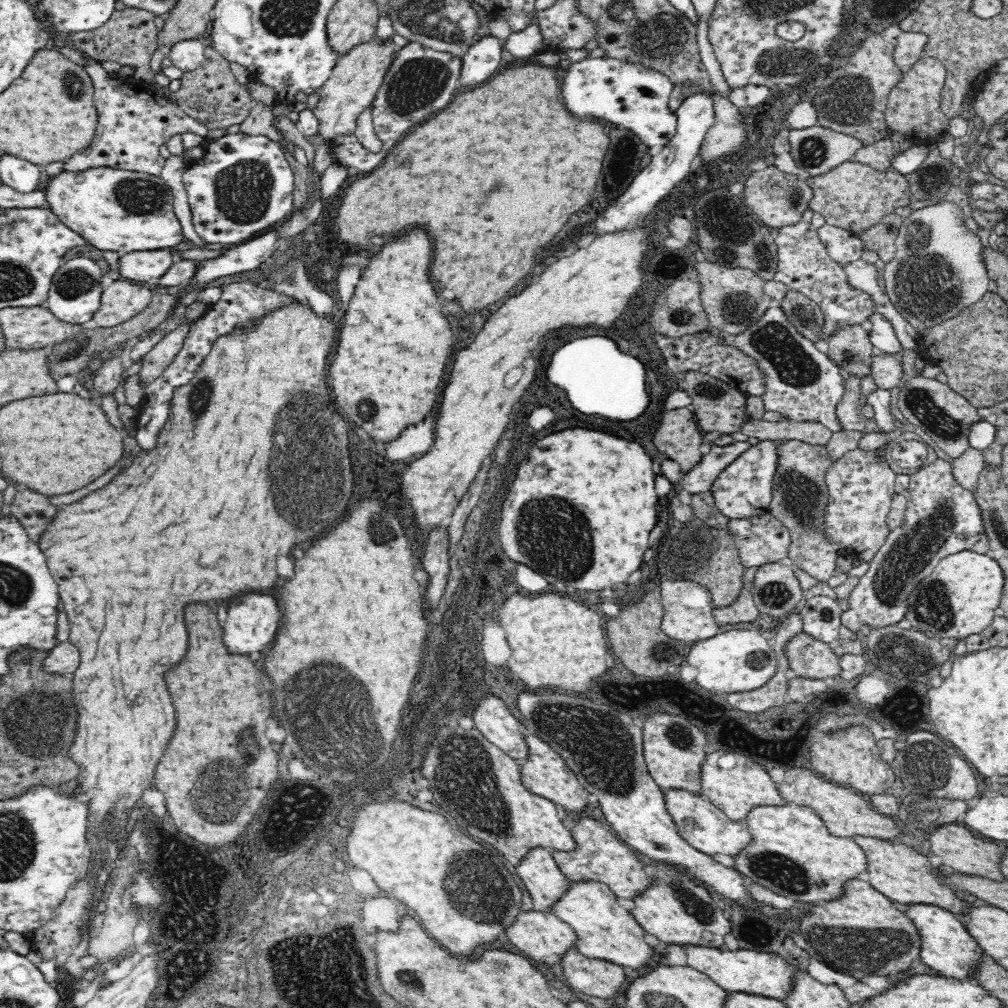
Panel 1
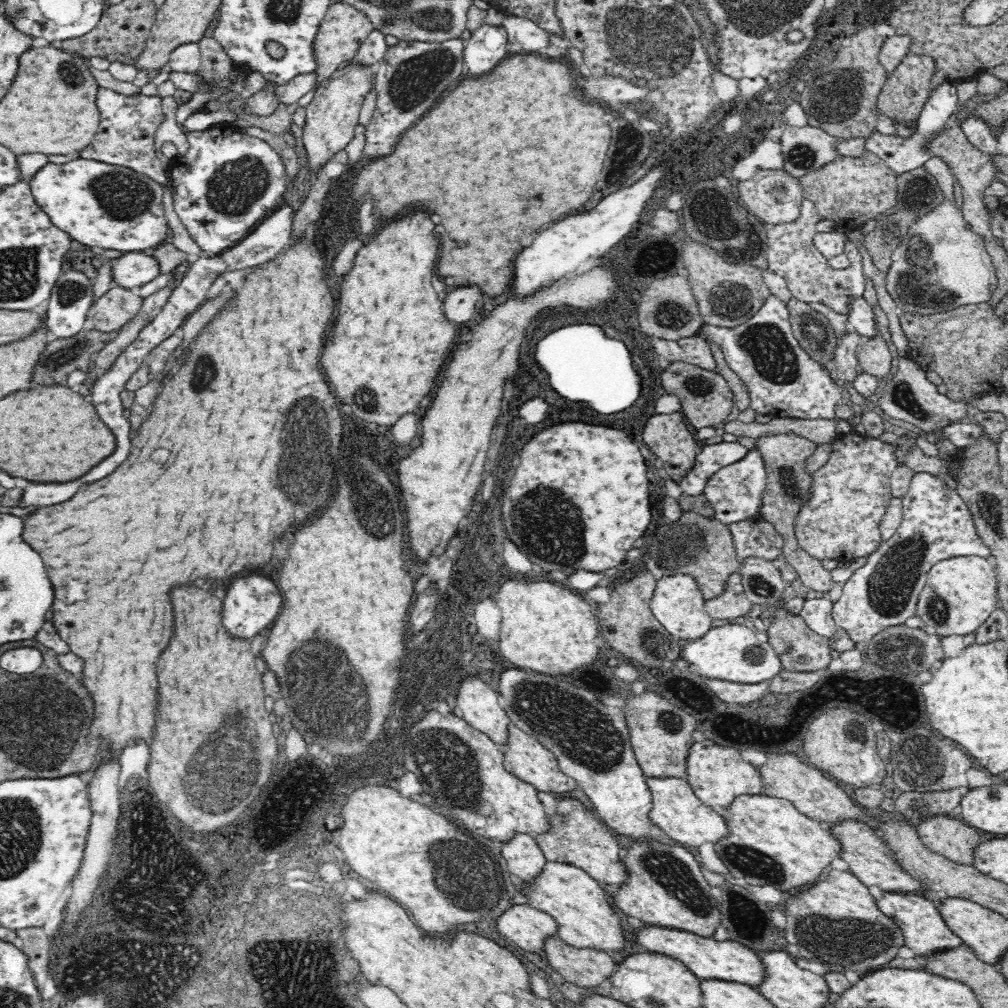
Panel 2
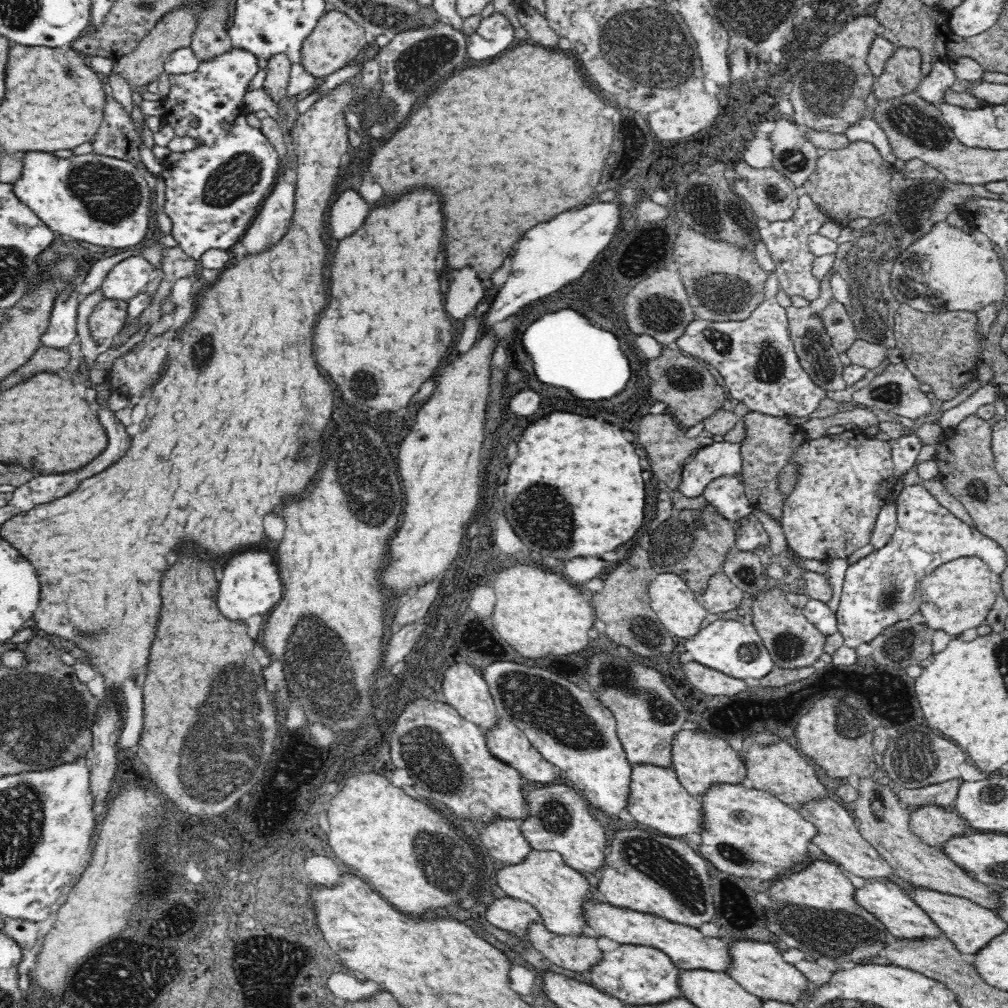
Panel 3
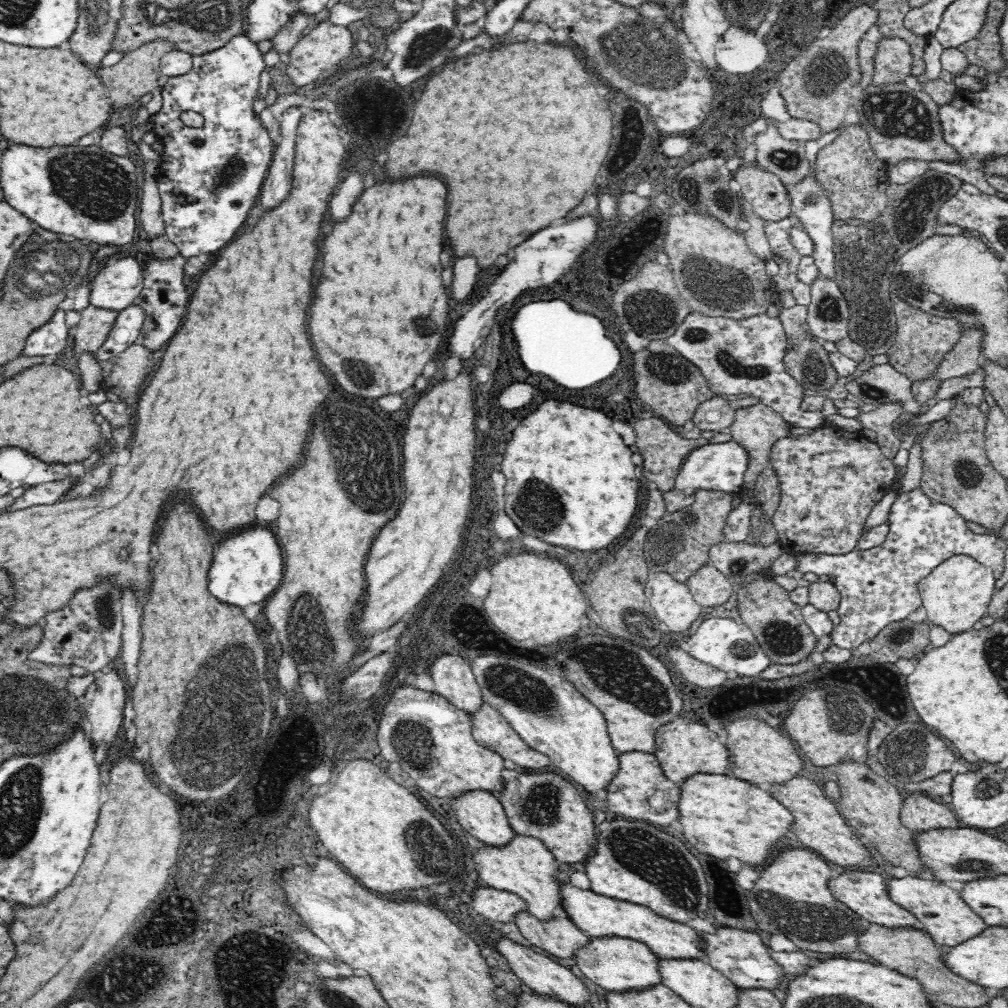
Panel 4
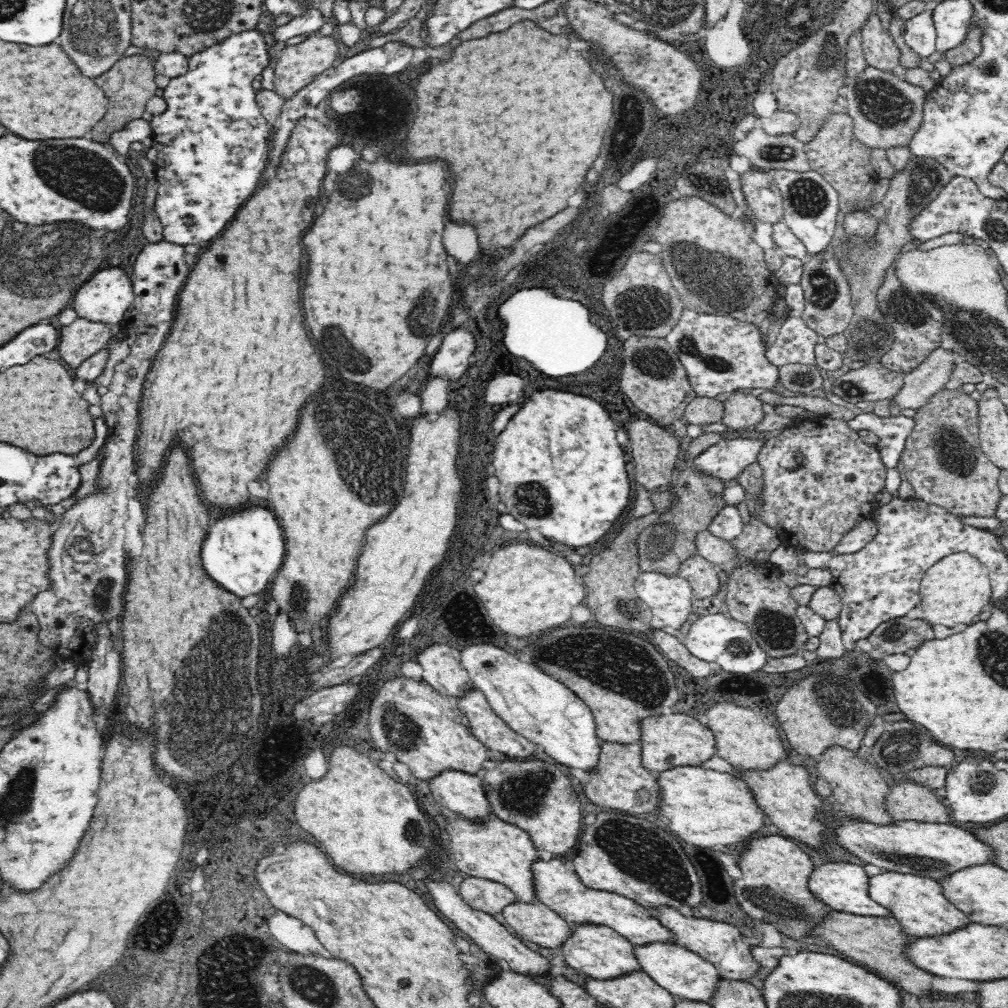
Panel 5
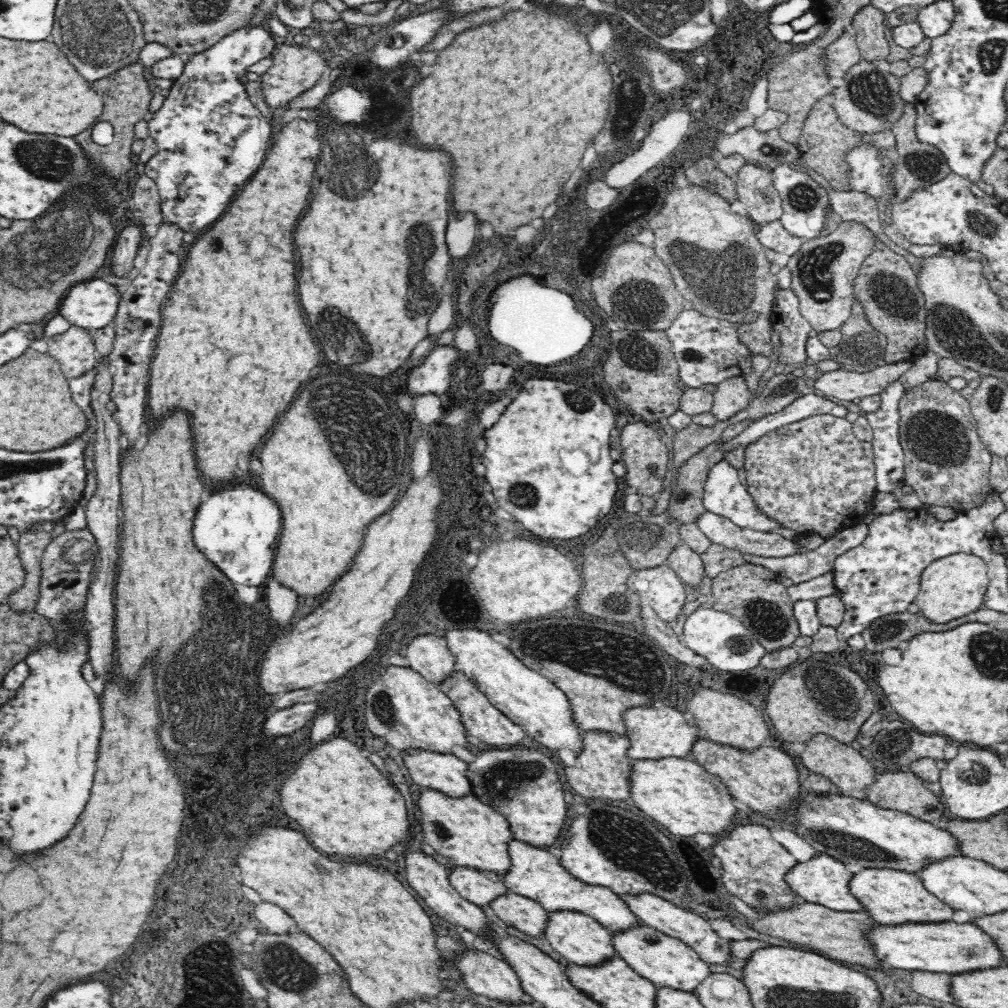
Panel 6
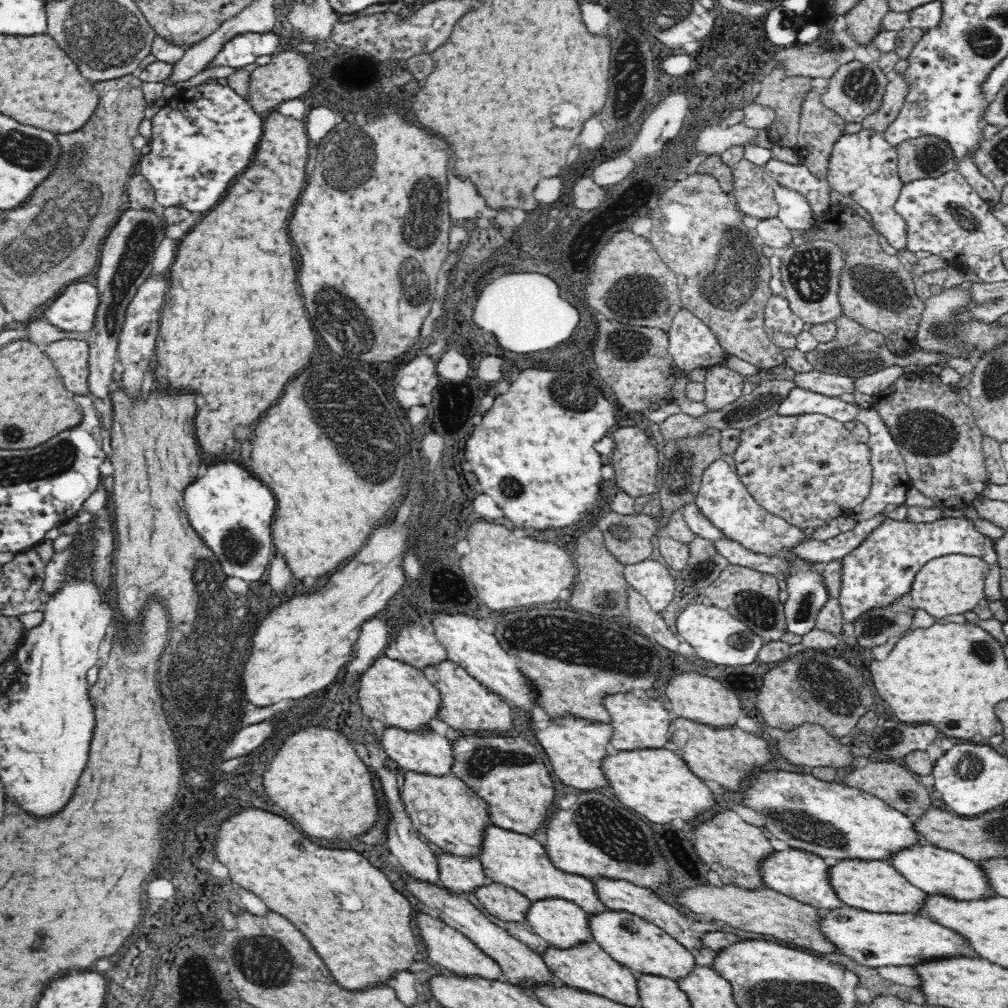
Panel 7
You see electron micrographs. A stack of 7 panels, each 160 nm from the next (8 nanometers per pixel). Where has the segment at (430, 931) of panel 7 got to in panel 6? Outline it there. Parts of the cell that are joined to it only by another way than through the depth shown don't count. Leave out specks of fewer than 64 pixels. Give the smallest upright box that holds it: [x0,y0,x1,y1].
[455,950,535,1006]

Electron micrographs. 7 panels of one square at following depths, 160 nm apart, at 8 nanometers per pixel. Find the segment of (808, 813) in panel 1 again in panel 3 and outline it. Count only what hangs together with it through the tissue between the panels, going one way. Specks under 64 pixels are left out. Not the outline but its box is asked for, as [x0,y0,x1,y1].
[697,784,818,883]

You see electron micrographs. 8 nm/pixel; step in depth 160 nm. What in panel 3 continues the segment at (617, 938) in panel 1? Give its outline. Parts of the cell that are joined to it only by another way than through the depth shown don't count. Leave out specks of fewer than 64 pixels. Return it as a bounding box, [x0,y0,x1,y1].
[496,850,592,936]

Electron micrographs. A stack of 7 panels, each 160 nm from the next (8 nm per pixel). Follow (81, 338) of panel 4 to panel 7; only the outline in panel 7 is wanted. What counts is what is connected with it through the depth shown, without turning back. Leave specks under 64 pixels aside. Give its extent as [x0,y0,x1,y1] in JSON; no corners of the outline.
[45,339,89,394]

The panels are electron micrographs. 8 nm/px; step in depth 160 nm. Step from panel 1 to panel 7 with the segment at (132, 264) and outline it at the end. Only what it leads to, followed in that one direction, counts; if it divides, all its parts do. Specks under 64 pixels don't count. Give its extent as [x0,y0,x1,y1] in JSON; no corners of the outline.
[43,281,98,332]

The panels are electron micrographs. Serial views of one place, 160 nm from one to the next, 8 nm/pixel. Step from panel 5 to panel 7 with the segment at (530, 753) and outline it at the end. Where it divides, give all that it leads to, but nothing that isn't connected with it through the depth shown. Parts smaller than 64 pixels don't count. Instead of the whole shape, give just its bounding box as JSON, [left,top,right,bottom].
[424,660,514,734]

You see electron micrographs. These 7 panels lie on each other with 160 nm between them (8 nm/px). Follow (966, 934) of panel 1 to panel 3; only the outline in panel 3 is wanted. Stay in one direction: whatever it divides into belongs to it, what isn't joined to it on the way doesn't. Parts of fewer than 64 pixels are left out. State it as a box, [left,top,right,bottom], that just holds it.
[857,881,942,940]

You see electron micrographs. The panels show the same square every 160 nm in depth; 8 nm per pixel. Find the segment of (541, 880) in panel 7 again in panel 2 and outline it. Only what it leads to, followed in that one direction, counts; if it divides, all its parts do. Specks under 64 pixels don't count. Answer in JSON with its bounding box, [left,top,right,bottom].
[632,927,768,989]

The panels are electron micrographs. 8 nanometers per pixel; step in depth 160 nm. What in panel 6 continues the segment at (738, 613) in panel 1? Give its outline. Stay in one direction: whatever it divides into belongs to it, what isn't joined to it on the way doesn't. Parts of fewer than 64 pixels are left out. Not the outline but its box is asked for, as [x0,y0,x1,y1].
[666,543,707,586]

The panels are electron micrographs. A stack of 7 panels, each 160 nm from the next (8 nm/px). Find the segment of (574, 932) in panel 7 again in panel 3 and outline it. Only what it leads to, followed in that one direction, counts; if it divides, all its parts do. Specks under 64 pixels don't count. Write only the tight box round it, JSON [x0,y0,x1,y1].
[590,944,684,1006]

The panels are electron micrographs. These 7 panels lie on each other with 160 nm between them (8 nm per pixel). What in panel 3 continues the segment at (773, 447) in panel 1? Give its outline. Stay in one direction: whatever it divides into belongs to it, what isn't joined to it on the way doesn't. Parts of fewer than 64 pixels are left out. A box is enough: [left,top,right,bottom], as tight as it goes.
[704,470,752,523]

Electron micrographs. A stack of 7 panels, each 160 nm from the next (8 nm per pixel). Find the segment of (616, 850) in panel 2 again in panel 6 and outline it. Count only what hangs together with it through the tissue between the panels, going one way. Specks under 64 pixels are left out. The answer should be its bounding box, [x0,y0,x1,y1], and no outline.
[468,748,568,849]

